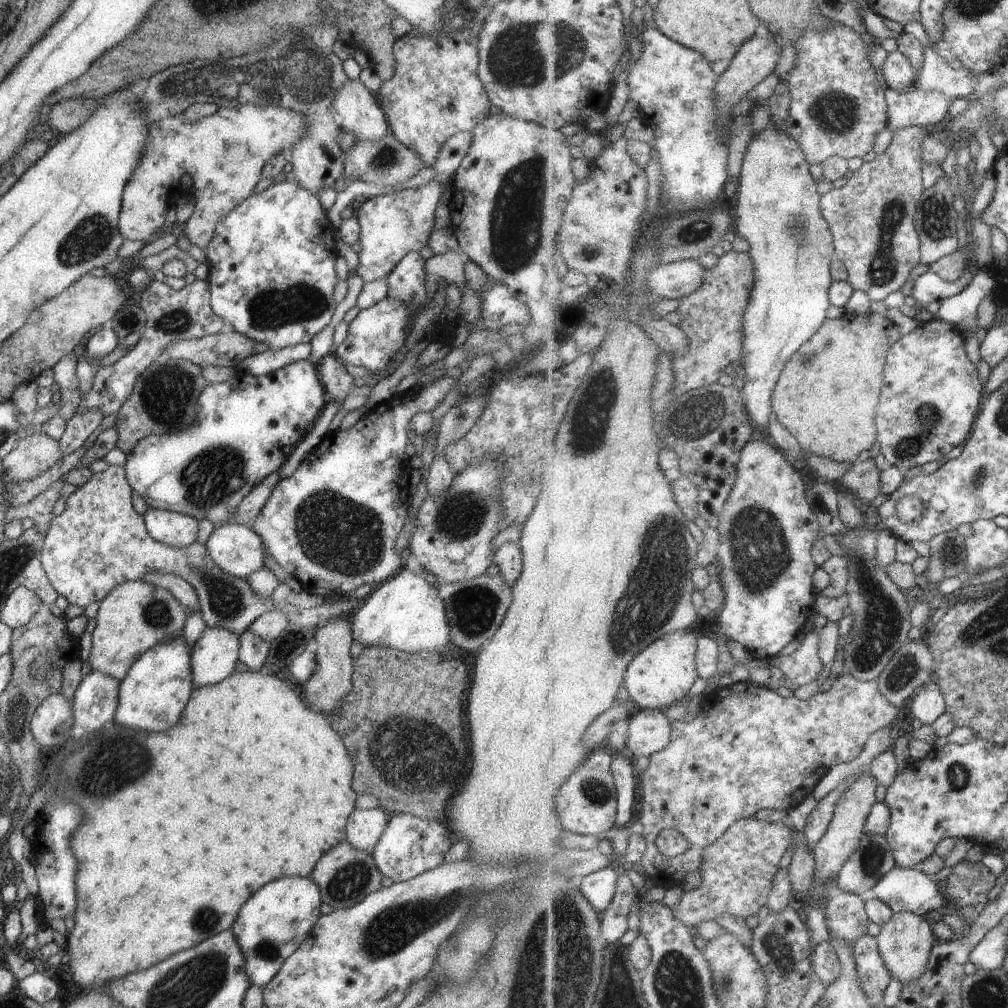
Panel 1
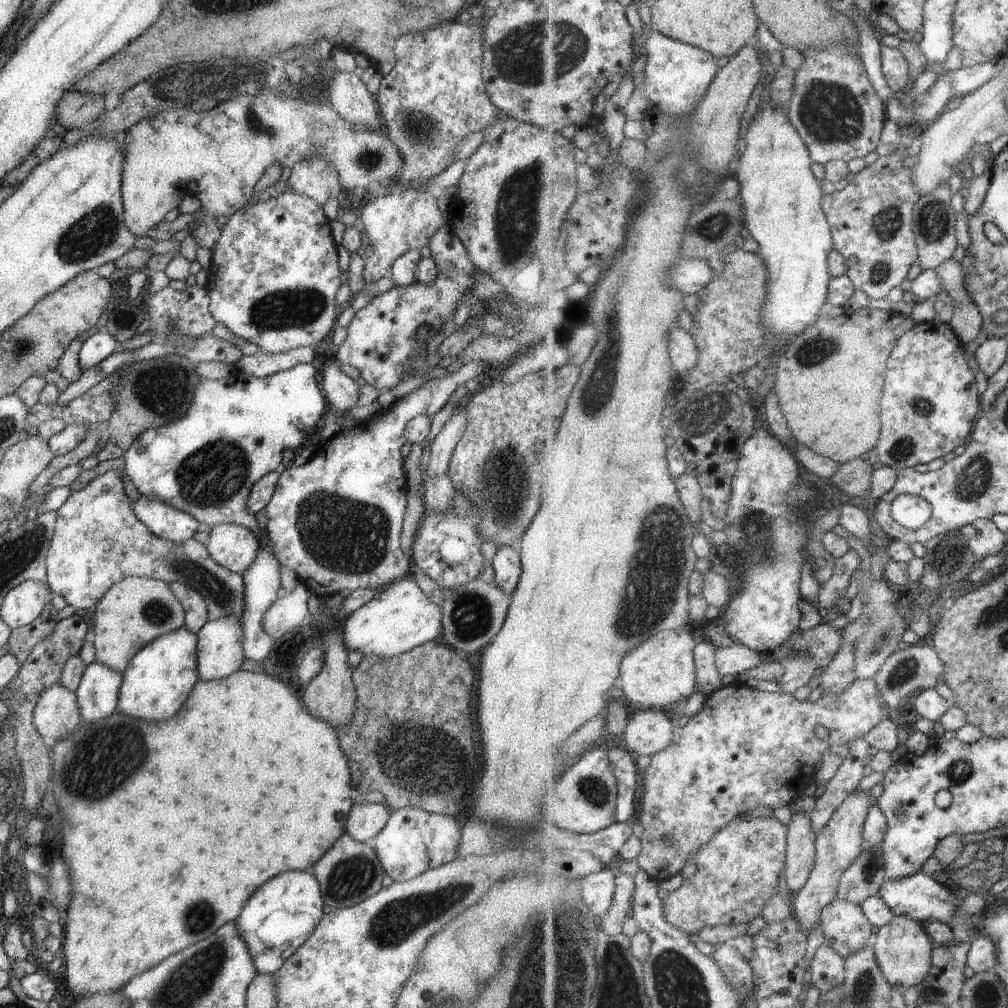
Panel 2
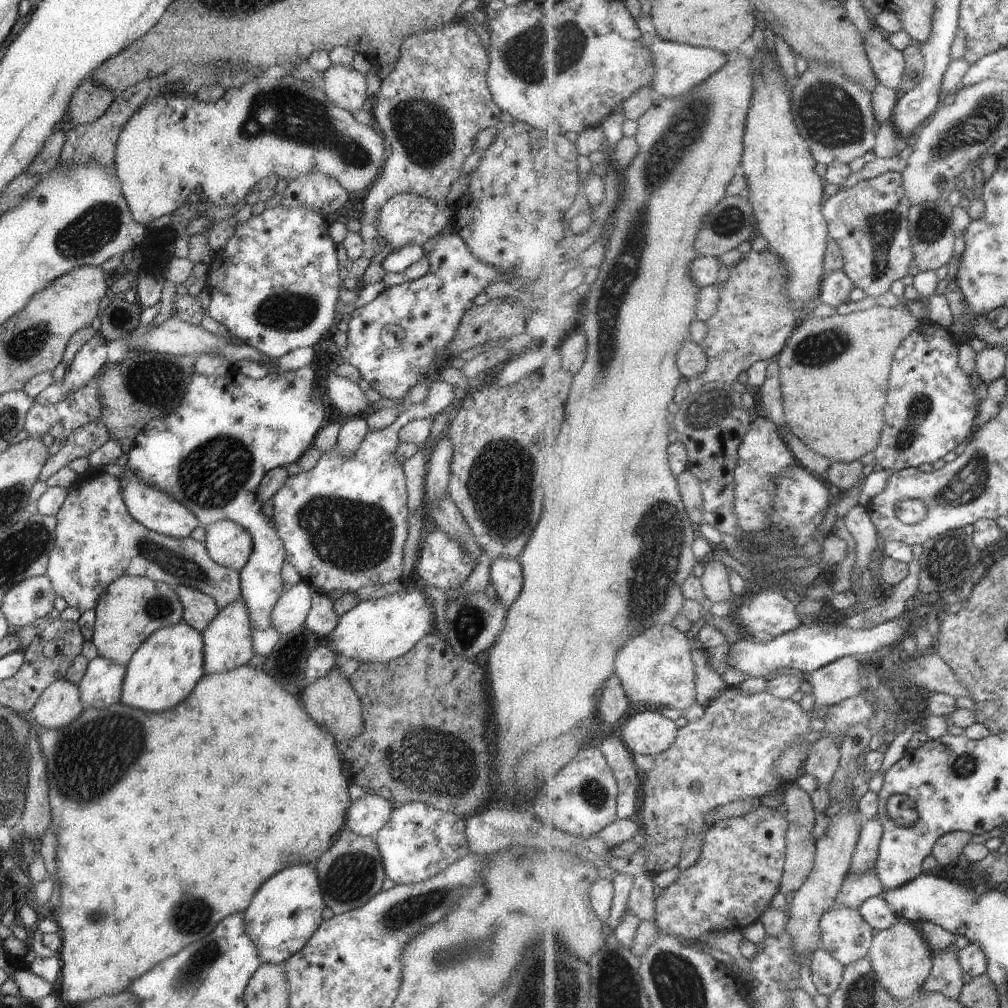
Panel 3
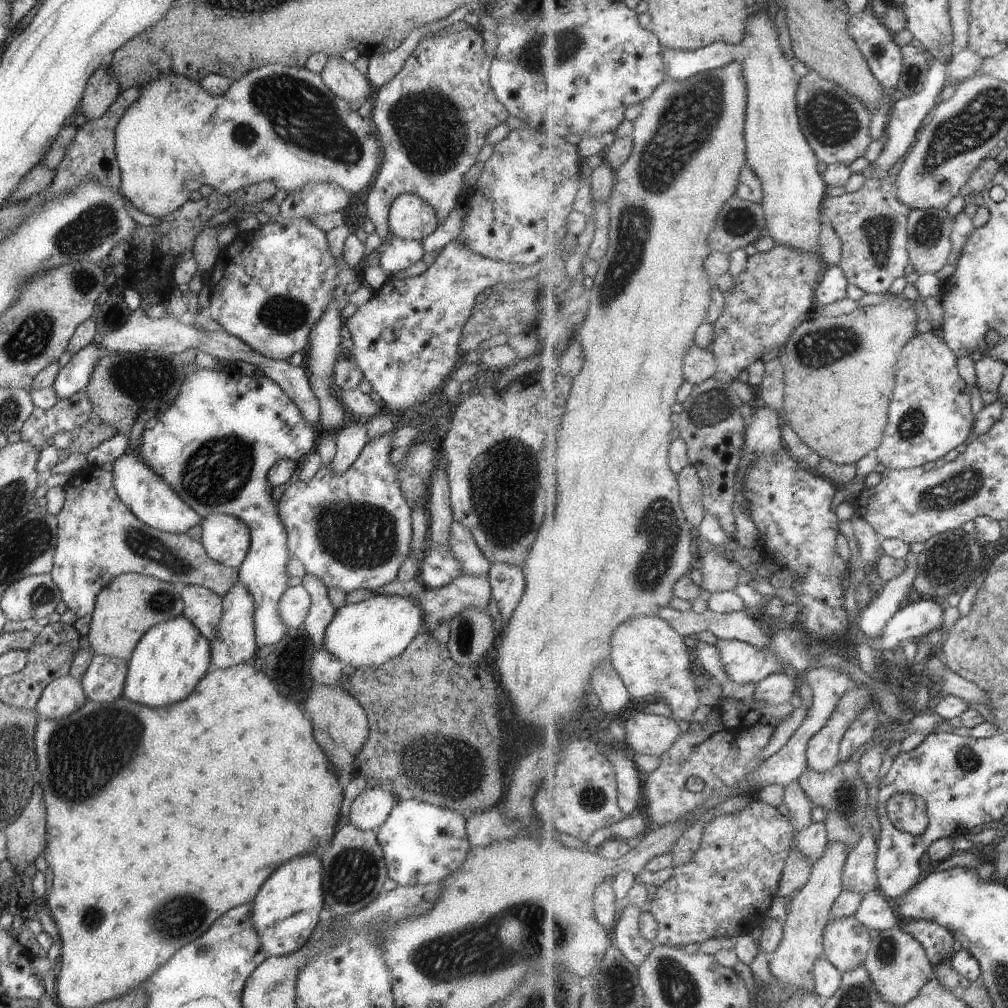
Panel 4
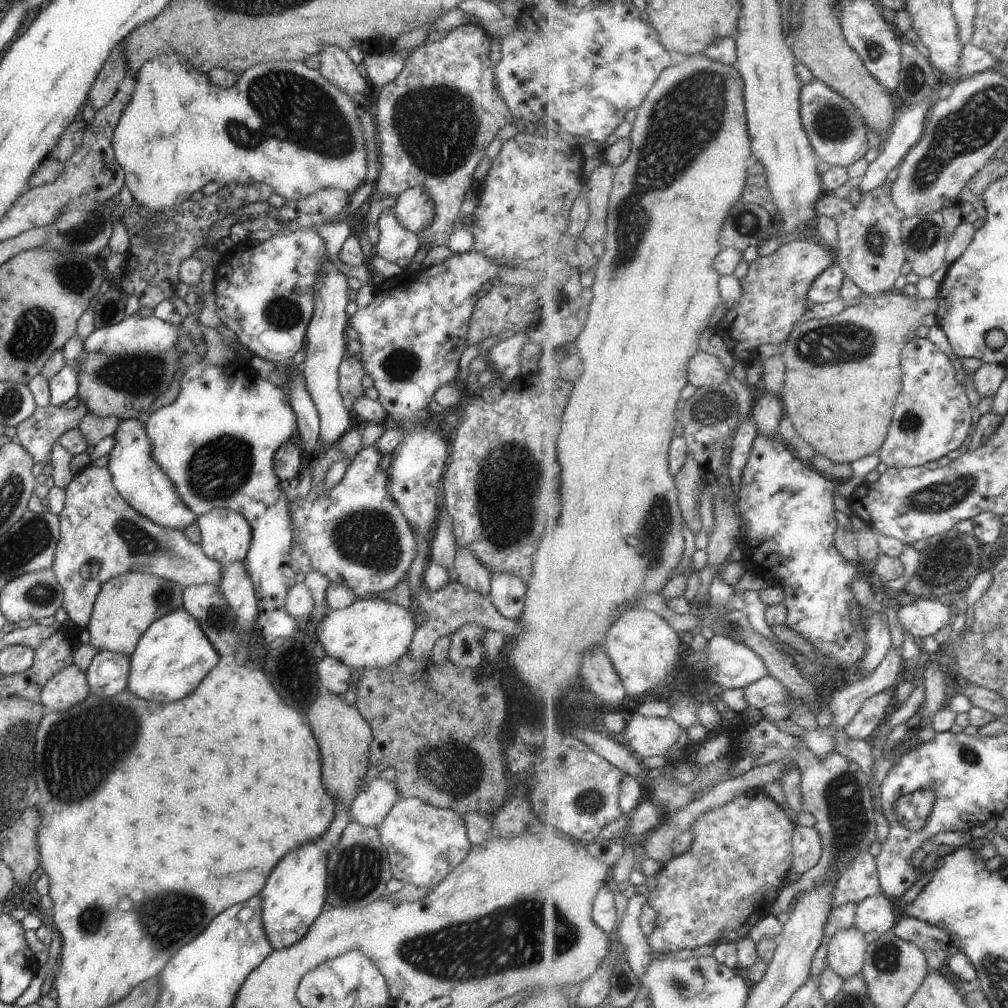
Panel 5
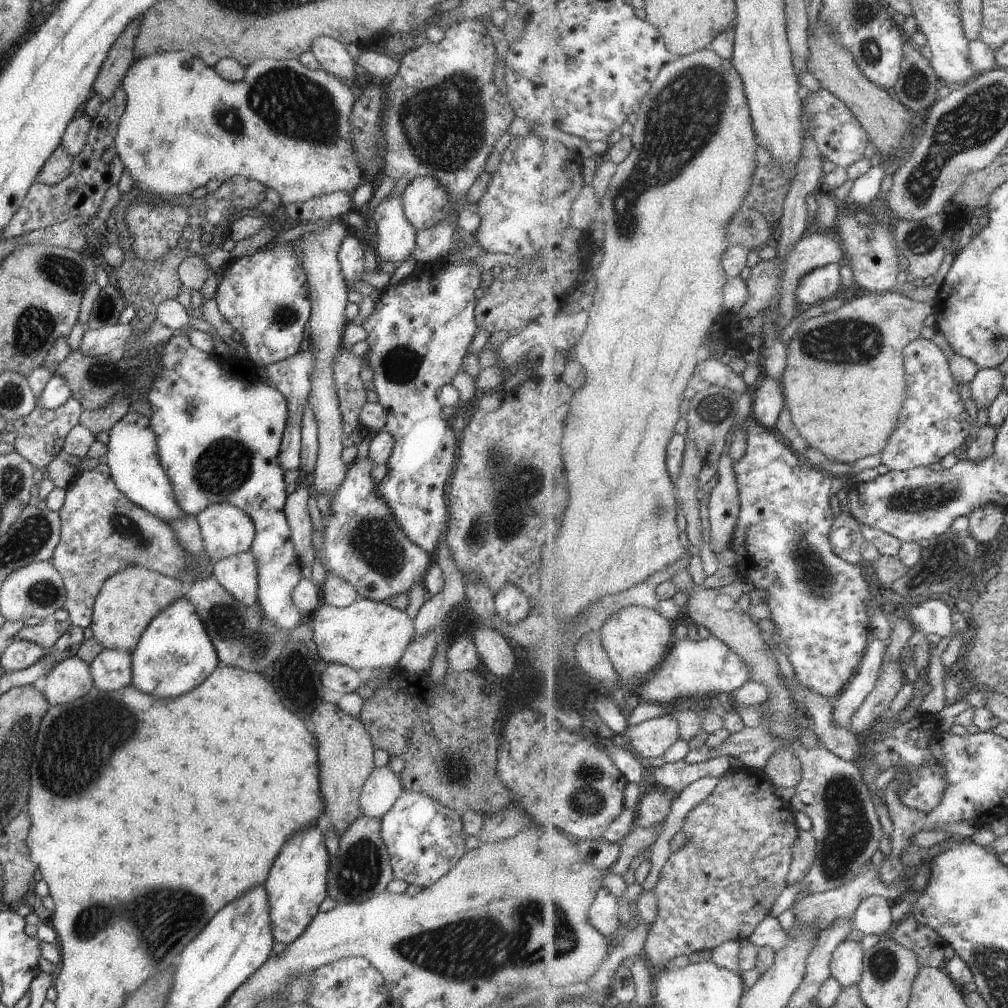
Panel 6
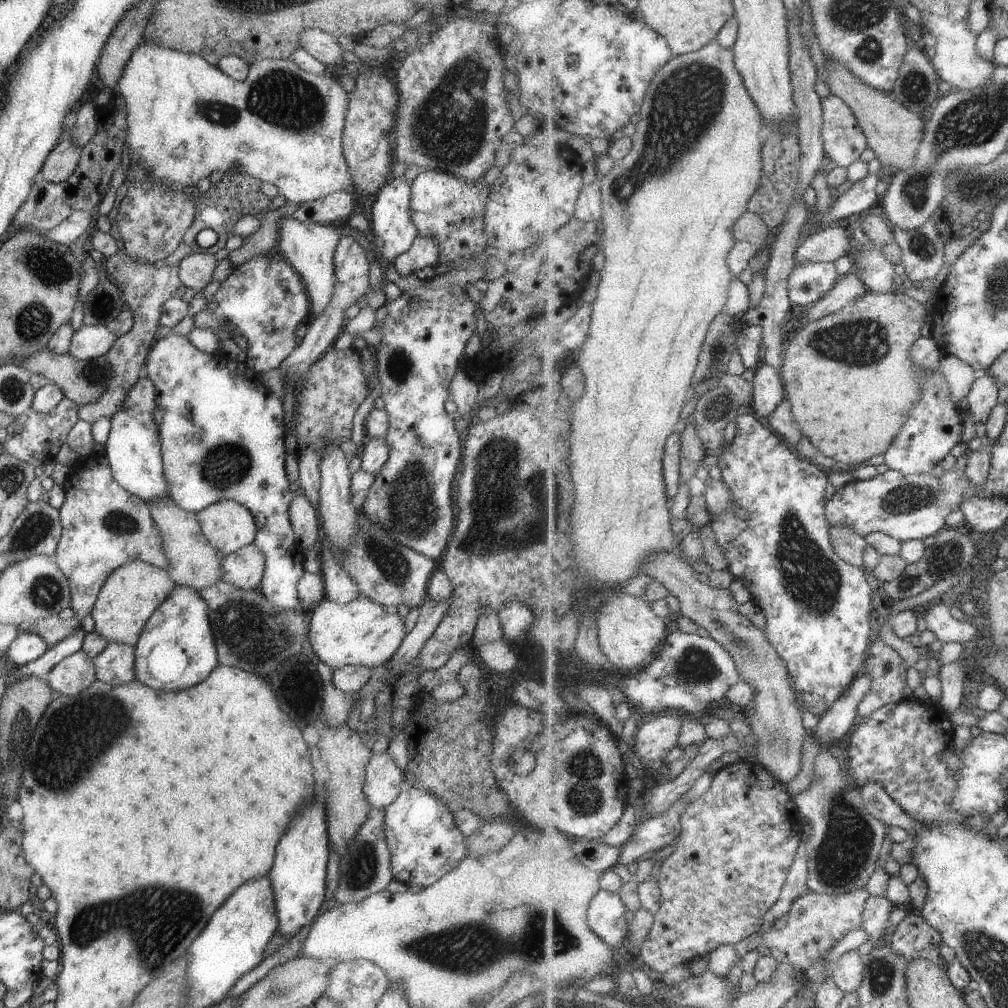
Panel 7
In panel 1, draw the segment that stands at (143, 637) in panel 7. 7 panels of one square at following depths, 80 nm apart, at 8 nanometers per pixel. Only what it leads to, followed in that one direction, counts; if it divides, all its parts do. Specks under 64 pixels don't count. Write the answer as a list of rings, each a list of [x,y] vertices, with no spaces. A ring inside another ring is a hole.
[[[185,637],[172,638],[148,648],[118,682],[118,701],[113,718],[121,727],[163,732],[173,726],[193,689],[190,646]]]

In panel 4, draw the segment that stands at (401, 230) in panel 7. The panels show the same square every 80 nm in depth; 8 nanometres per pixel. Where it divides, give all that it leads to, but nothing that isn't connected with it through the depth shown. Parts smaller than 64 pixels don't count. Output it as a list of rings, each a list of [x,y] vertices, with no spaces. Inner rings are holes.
[[[389,232],[376,250],[383,273],[394,273],[421,259],[421,240],[402,239]]]

